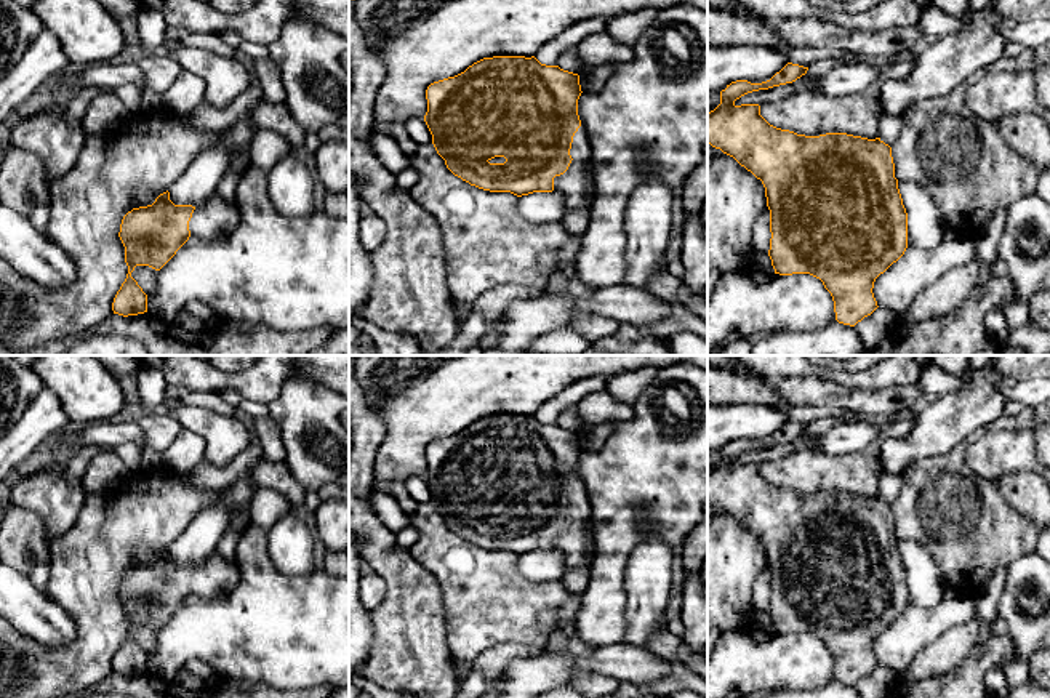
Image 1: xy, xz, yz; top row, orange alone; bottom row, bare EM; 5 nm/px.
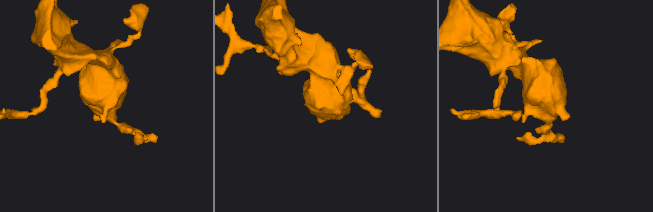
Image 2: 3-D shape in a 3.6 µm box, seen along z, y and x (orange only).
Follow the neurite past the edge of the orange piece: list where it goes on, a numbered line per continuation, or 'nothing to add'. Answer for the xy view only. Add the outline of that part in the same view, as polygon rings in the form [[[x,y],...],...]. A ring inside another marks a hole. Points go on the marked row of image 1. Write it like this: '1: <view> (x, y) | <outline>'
1: xy (213, 218) | [[[216,192],[195,207],[189,221],[190,235],[214,240],[230,234],[240,221],[235,203],[226,202]]]

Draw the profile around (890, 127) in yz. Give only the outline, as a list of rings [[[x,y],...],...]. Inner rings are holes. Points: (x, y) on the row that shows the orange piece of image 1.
[[[884,115],[880,126],[879,126],[879,138],[890,147],[895,144],[895,141],[900,136],[900,131],[903,128],[903,118],[893,117],[893,115]]]

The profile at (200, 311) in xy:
[[[197,299],[189,301],[182,309],[194,315],[195,319],[202,320],[203,323],[216,317],[210,306]]]

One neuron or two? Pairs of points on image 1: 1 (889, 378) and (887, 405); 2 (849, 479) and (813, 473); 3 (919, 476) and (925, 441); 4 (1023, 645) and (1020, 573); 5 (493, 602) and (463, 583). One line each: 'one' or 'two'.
1: two
2: one
3: two
4: one
5: one

